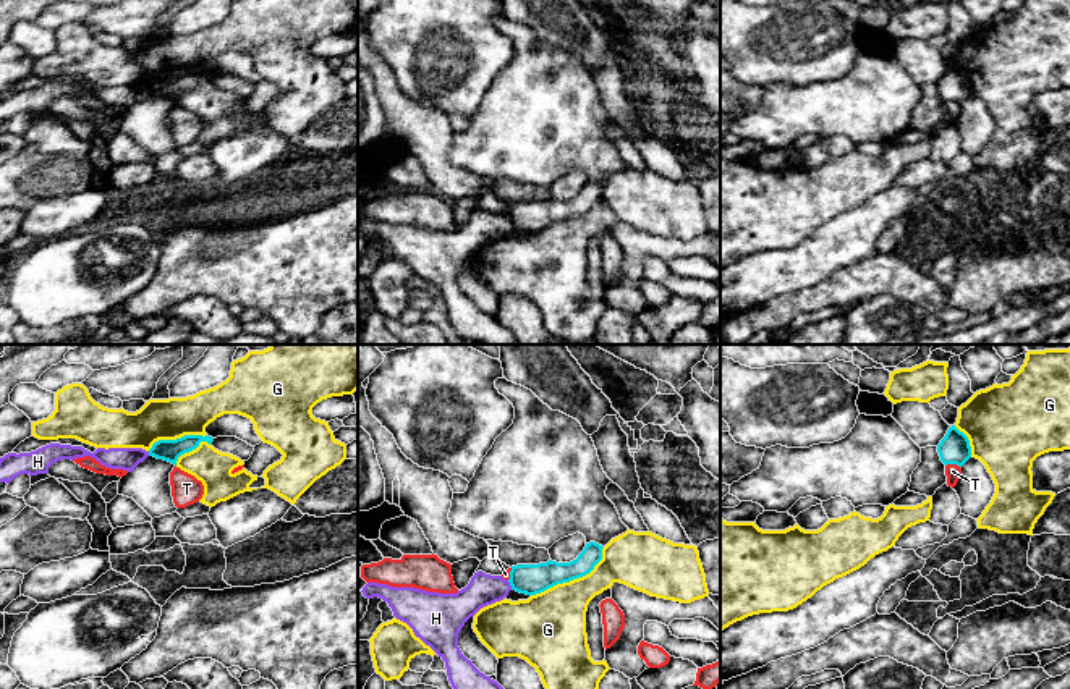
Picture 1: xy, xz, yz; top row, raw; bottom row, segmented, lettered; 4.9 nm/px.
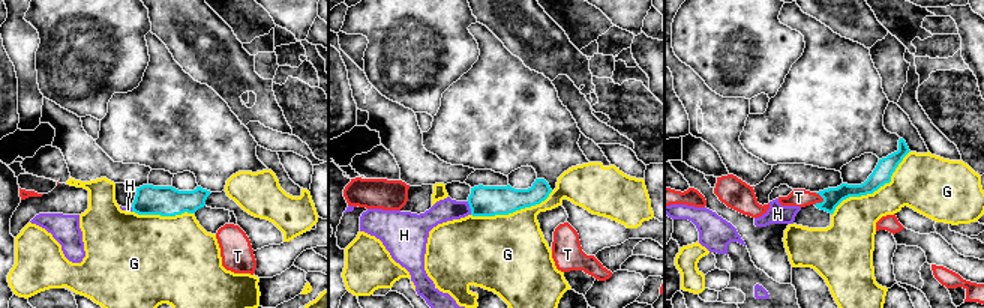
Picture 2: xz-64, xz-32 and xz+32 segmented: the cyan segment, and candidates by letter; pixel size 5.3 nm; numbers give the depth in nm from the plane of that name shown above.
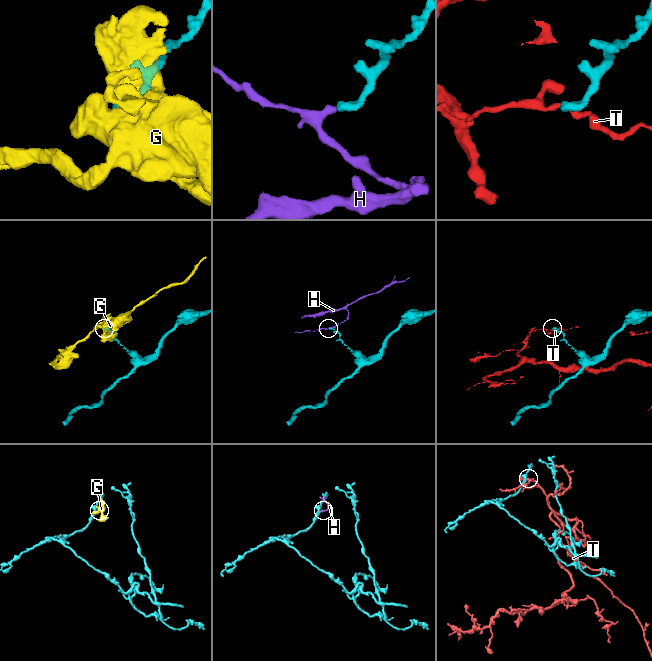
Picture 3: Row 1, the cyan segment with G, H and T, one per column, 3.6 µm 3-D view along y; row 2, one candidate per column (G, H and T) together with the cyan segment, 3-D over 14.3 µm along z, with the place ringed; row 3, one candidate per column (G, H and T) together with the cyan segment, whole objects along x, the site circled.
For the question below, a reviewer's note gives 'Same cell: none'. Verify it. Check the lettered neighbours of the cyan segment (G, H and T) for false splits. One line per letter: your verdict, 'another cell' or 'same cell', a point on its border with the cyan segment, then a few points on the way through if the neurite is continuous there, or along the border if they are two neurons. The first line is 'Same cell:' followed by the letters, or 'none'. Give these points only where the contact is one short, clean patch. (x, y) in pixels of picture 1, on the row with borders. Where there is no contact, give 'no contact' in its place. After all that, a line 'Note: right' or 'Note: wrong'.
Same cell: none
G: another cell | xz (572, 579)
H: another cell | xz (510, 584) | along xz (507, 581), (513, 589)
T: another cell | yz (954, 463) | along yz (946, 464), (957, 464), (960, 468)
Note: right

